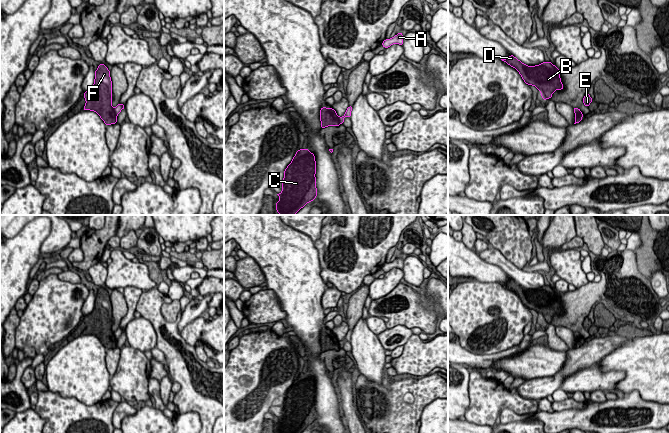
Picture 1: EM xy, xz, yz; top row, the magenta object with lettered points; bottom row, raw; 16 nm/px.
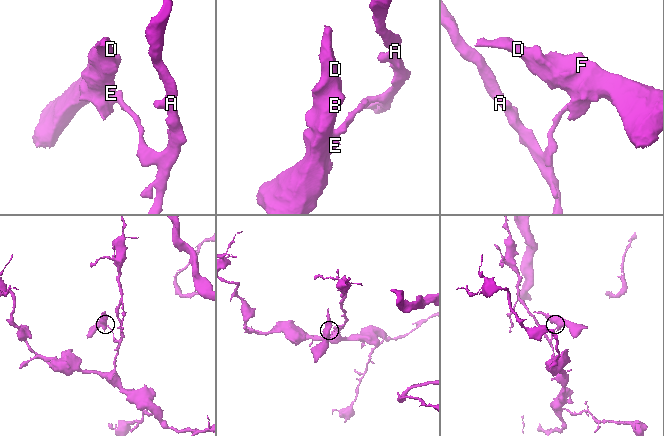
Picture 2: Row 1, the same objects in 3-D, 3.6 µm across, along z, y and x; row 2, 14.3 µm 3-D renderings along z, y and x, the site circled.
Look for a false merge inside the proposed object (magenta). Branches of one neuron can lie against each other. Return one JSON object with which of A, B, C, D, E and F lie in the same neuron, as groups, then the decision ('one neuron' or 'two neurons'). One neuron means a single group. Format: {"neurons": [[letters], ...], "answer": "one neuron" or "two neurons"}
{"neurons": [["A"], ["B", "C", "D", "E", "F"]], "answer": "two neurons"}

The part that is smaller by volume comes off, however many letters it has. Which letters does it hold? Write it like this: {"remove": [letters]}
{"remove": ["B", "C", "D", "E", "F"]}

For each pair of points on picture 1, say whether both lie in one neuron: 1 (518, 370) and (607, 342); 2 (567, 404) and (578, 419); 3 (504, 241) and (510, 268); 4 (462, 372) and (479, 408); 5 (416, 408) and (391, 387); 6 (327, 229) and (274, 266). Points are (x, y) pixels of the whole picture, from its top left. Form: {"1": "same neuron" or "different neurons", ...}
{"1": "different neurons", "2": "different neurons", "3": "different neurons", "4": "different neurons", "5": "same neuron", "6": "different neurons"}

